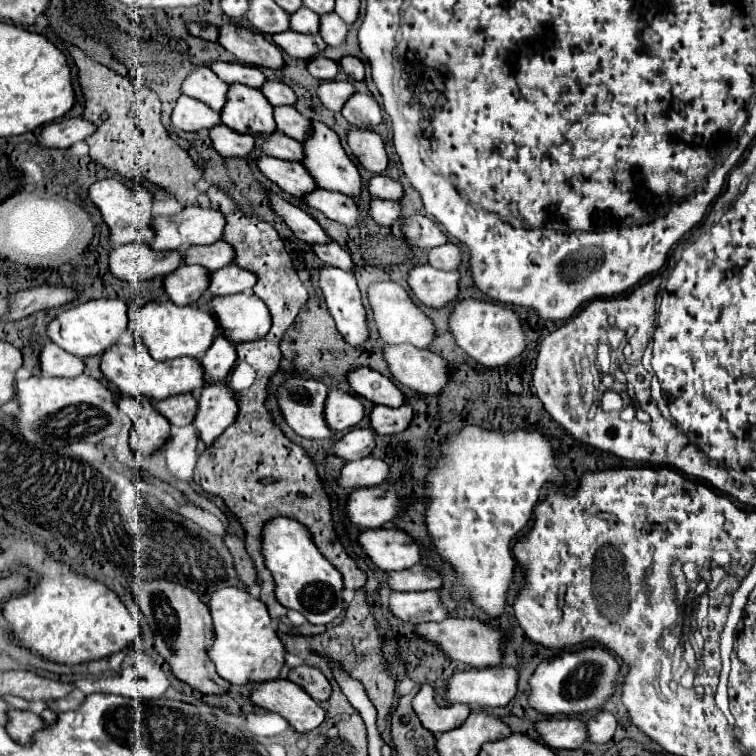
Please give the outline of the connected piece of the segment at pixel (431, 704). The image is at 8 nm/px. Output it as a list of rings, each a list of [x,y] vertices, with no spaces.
[[[422,684],[420,692],[414,696],[412,706],[422,720],[424,728],[428,728],[434,734],[444,734],[448,730],[458,728],[466,722],[470,714],[470,706],[452,702],[448,706],[436,702],[436,690],[430,684]]]

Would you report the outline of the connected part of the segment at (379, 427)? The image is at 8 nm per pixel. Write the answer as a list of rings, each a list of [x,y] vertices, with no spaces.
[[[404,404],[400,408],[374,406],[374,410],[370,412],[370,424],[376,434],[400,434],[410,426],[412,418],[414,414],[410,404]]]

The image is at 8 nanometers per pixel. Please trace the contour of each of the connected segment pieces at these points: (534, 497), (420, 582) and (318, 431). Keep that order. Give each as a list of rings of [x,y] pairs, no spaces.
[[[466,426],[444,448],[444,458],[436,462],[436,468],[428,474],[430,504],[426,510],[426,526],[440,556],[450,562],[457,573],[457,582],[452,587],[454,598],[472,598],[488,616],[496,618],[504,610],[506,590],[512,580],[514,556],[510,552],[510,540],[530,522],[530,512],[538,502],[542,484],[554,480],[562,484],[562,474],[554,460],[554,450],[542,432],[514,430],[510,434],[486,432],[476,426]]]
[[[414,564],[404,570],[390,572],[388,580],[390,588],[396,592],[422,592],[422,590],[438,590],[442,586],[442,574],[424,564]]]
[[[290,378],[278,390],[278,404],[288,426],[302,438],[326,440],[332,438],[332,428],[328,428],[324,418],[328,386],[318,380]]]

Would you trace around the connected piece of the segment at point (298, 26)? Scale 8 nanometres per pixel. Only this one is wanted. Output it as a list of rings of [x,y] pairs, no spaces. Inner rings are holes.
[[[302,8],[290,16],[290,28],[302,34],[318,34],[320,30],[320,16],[312,14],[312,10]]]

